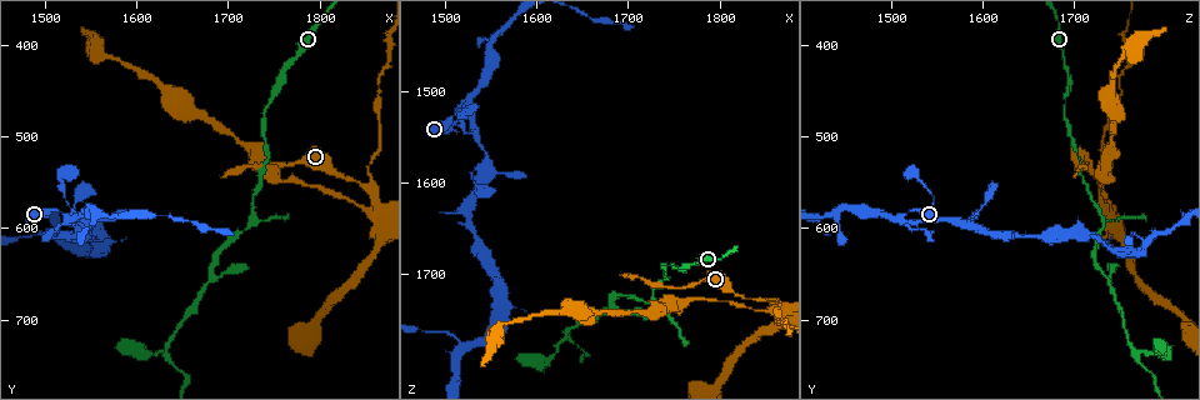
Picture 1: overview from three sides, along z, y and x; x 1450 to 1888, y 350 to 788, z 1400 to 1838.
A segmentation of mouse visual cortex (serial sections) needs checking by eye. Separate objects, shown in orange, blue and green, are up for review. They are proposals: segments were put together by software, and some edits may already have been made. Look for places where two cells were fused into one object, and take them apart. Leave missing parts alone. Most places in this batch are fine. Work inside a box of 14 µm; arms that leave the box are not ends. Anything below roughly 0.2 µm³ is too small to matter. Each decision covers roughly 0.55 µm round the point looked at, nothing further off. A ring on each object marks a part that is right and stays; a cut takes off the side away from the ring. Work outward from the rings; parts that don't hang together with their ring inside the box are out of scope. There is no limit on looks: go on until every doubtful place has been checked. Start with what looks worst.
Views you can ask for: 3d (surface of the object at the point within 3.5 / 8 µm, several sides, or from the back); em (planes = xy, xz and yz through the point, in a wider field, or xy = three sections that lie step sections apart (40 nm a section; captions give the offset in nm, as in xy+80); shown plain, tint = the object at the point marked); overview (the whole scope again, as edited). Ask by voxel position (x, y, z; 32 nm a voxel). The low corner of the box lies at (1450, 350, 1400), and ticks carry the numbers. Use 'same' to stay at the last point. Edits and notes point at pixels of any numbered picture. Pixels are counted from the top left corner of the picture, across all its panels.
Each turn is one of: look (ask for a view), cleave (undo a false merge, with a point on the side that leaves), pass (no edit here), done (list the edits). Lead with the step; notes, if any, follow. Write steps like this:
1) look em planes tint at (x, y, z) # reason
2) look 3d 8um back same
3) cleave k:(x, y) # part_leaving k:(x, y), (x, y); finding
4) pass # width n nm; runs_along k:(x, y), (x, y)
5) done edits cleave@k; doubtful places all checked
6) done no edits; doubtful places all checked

look 3d 3.5um at (1855, 555, 1730) # a narrow waist

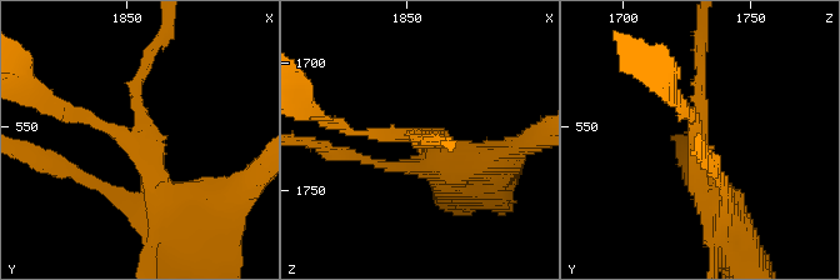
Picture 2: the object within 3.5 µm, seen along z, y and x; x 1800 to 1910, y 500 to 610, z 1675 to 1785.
look em xy step 1 tint same

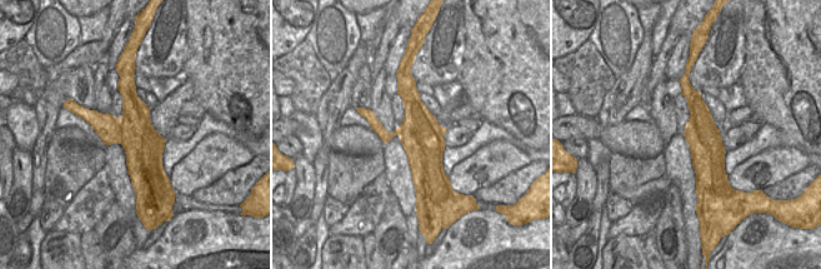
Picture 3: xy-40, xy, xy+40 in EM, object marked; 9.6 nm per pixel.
pass # arms 3; runs_along 3:(124, 80), (135, 111), (139, 188); continuous, no second cell

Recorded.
look 3d 3.5um back at (1525, 590, 1515) # sharp bend

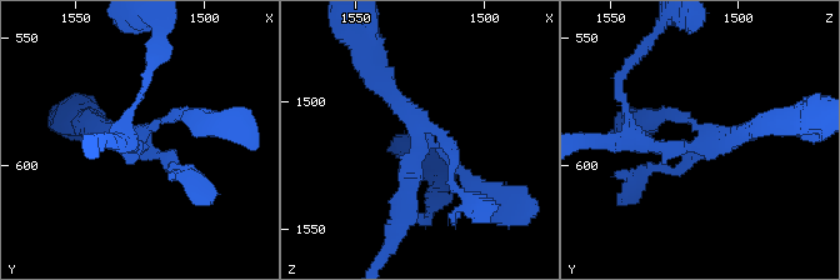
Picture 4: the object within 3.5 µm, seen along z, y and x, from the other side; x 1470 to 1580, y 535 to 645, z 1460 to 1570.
look em planes tint at (1523, 589, 1511) # now the EM

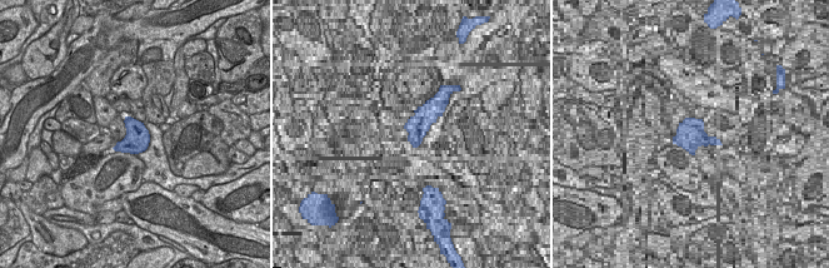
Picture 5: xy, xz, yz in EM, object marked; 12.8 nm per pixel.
pass # runs_along 4:(199, 119), (160, 119), (138, 145), (126, 141); continuous, no second cell

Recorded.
look 3d 3.5um at (1520, 615, 1775) # three arms meet

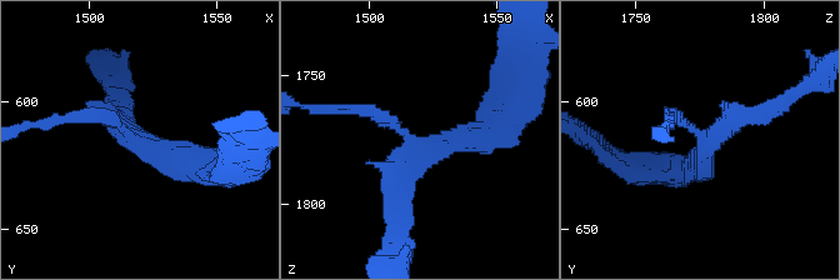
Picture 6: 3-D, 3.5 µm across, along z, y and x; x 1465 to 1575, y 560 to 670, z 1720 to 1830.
pass # runs_along 6:(488, 131), (415, 148), (396, 215); continuous, no second cell

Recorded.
look 3d 3.5um back at (1635, 735, 1770) # thick turns thin

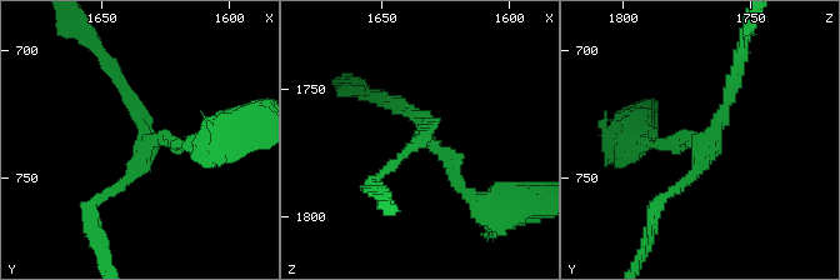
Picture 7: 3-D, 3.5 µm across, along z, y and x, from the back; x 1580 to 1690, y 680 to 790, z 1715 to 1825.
look em planes tint at (1632, 733, 1768) # arms 3; arm_widths 150, 150, 200 nm; now the EM

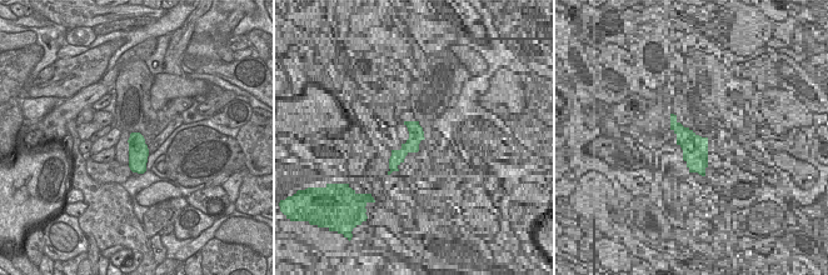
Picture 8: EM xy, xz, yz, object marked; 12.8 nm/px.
pass # runs_along 7:(391, 103), (423, 121), (473, 199); one cell here

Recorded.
done no edits; doubtful places all checked

